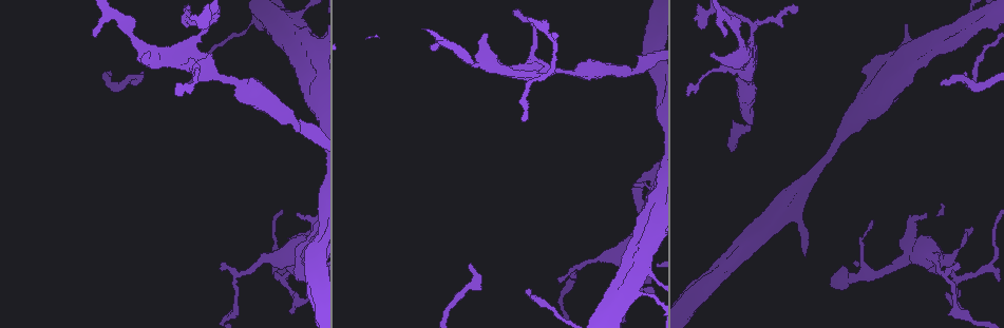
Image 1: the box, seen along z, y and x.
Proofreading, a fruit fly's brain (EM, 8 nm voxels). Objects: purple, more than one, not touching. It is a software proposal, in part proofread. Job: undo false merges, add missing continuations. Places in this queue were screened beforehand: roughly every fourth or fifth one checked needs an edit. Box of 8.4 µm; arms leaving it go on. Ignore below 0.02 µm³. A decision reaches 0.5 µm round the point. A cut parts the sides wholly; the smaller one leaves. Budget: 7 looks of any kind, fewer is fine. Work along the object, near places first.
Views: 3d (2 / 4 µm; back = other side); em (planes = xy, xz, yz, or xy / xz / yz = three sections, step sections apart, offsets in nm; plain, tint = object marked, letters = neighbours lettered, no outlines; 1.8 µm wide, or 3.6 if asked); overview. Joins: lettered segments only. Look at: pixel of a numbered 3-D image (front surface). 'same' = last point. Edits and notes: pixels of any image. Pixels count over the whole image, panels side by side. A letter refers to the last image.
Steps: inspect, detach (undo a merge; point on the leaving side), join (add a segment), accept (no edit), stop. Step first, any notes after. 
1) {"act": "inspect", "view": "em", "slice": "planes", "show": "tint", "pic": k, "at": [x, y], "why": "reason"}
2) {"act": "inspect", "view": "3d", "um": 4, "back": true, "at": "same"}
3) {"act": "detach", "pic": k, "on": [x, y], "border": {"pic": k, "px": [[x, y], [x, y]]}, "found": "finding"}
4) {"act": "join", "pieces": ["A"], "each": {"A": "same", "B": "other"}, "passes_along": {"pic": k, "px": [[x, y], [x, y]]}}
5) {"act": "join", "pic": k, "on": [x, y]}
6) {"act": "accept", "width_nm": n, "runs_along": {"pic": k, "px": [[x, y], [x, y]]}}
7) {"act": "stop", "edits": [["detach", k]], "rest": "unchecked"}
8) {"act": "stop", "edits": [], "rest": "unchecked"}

{"act": "inspect", "view": "3d", "um": 4, "pic": 1, "at": [695, 18], "why": "tapers out"}

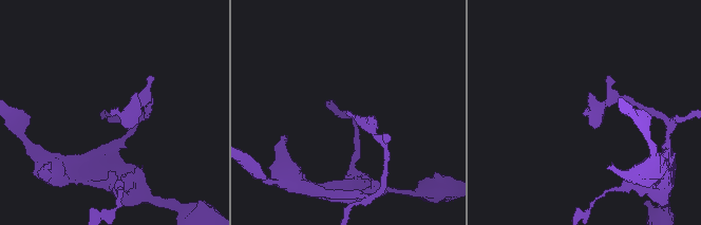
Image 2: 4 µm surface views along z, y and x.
{"act": "inspect", "view": "em", "slice": "planes", "show": "letters", "pic": 2, "at": [584, 111], "why": "shape alone is not enough"}

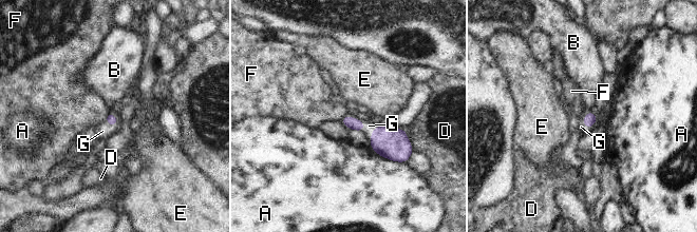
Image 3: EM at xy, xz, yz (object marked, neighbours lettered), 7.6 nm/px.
{"act": "join", "pieces": ["G"], "width_nm": 90, "each": {"A": "other", "B": "other", "D": "other", "E": "other", "F": "other", "G": "same"}, "found": "the cell continues"}

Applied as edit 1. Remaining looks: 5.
{"act": "inspect", "view": "em", "slice": "xy", "step": 4, "show": "tint", "pic": 1, "at": [297, 124], "why": "thin neck"}

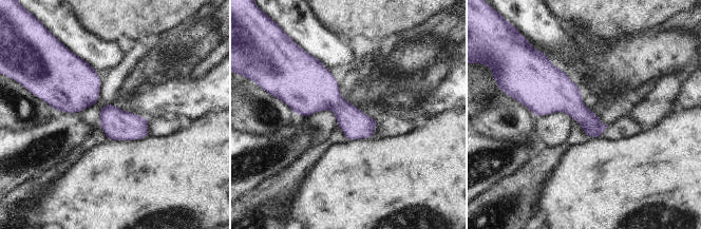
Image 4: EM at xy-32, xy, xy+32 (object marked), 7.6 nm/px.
{"act": "inspect", "view": "em", "slice": "planes", "show": "letters", "at": "same"}

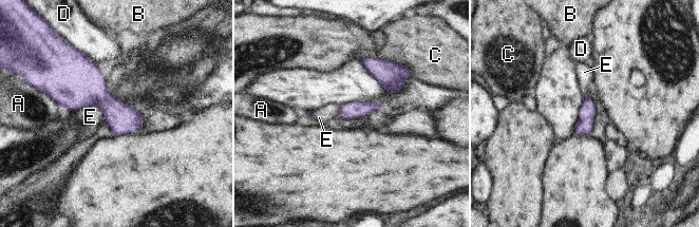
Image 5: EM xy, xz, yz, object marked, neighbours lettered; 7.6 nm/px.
{"act": "accept", "each": {"A": "other", "B": "other", "C": "other", "D": "other", "E": "other"}, "found": "continuous, no second cell"}

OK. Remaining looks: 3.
{"act": "inspect", "view": "em", "slice": "planes", "show": "letters", "pic": 1, "at": [726, 35]}

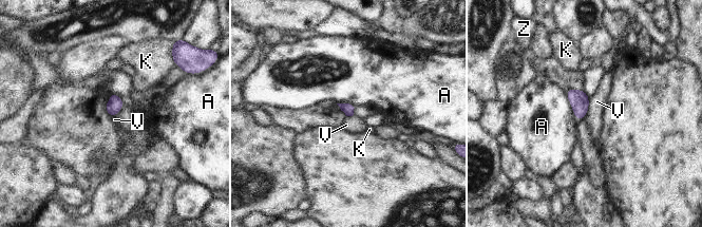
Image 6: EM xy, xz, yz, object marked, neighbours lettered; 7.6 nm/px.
{"act": "accept", "each": {"A": "other", "K": "other", "V": "other", "Z": "other"}, "found": "none of them fits"}

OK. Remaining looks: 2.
{"act": "stop", "edits": [["join", 3]], "rest": "unchecked"}

